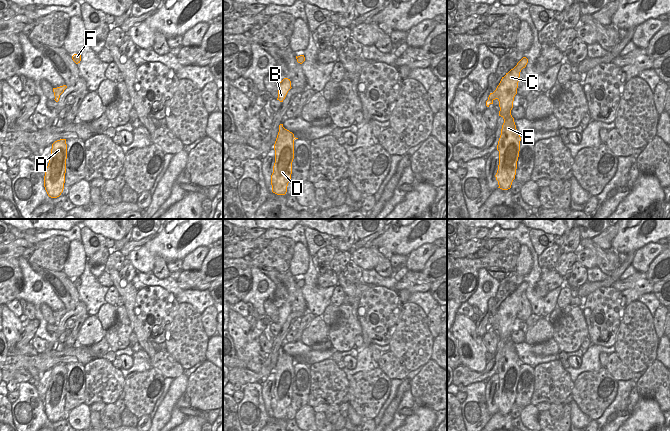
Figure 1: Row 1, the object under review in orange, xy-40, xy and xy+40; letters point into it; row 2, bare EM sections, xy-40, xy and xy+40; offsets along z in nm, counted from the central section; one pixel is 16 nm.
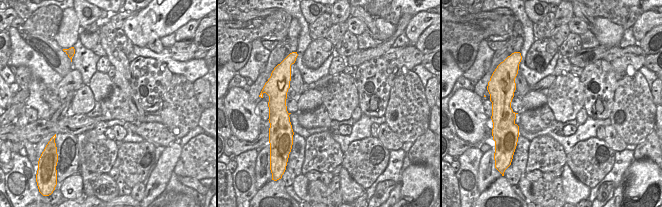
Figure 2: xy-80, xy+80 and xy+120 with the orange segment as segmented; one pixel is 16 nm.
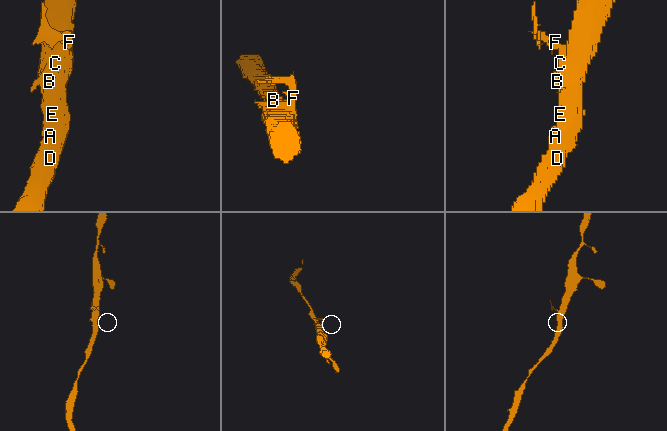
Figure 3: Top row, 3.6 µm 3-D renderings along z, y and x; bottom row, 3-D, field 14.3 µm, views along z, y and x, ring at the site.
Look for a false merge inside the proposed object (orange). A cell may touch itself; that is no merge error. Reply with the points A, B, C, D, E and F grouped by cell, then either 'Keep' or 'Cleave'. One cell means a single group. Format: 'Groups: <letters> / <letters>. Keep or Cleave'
Groups: A B C D E F. Keep.

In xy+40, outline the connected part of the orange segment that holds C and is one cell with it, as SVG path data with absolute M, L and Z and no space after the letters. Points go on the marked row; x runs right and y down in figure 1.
M523 57L517 65L502 77L499 85L493 93L490 93L486 106L493 101L499 101L499 116L504 119L501 135L498 141L499 165L495 175L498 185L502 190L511 188L515 179L517 161L520 151L521 137L516 129L514 118L511 115L514 97L517 94L520 72L526 67L528 59Z

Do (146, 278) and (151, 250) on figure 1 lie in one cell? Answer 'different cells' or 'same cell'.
different cells

